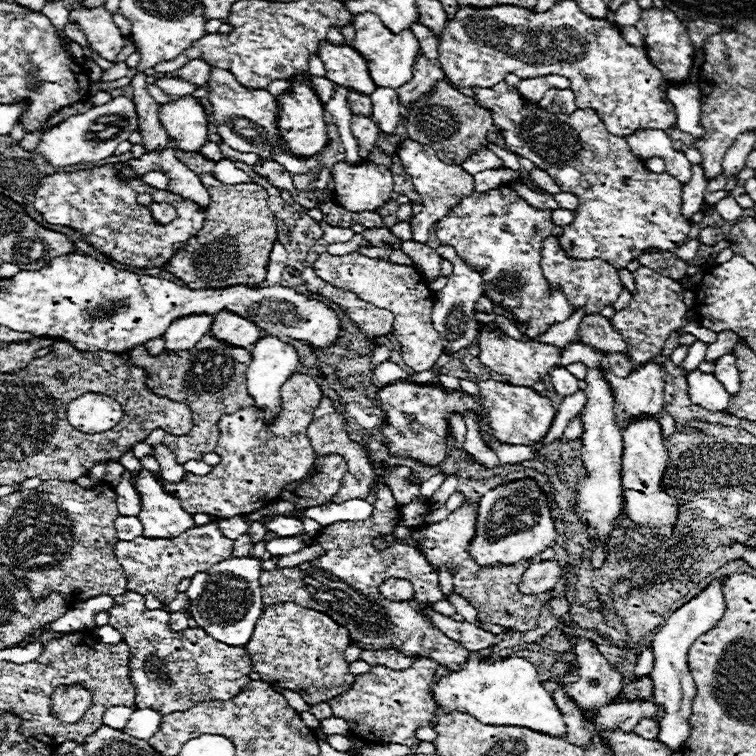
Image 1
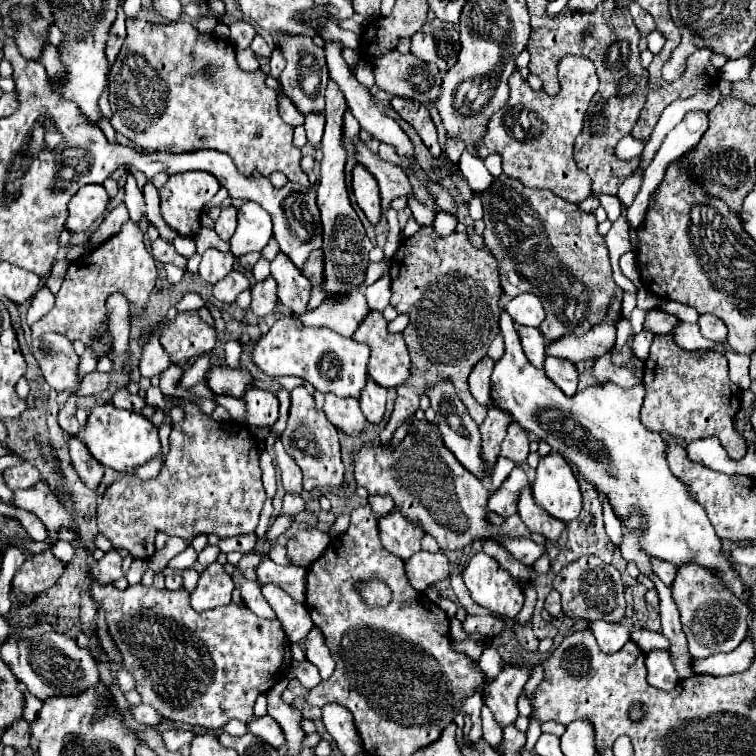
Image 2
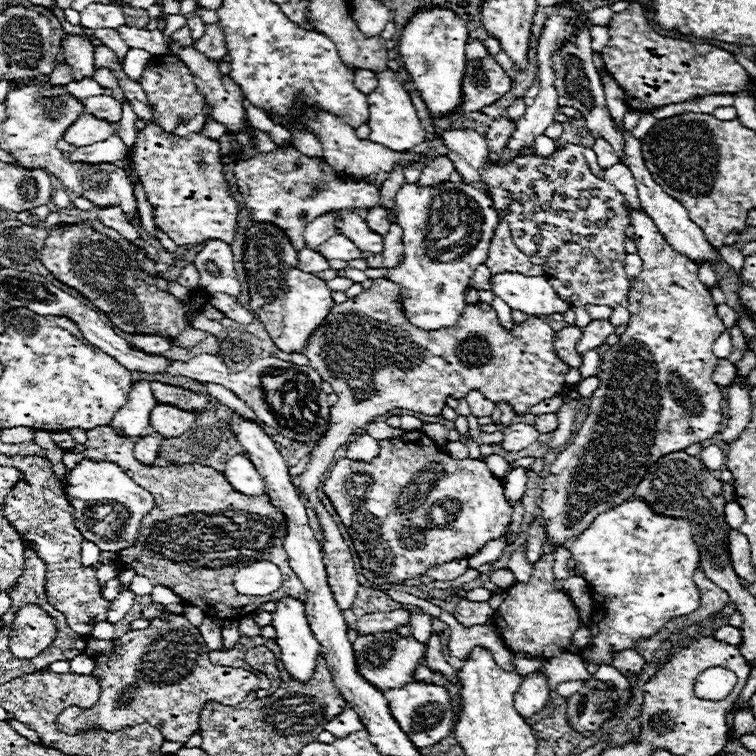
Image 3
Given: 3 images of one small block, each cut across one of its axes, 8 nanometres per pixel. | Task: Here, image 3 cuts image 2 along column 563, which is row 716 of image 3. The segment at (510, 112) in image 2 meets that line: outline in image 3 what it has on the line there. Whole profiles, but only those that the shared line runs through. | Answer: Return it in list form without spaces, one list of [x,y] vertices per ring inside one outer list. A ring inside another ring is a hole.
[[[164,616],[154,620],[146,630],[138,632],[126,632],[118,640],[114,640],[114,652],[108,656],[94,656],[96,668],[92,676],[100,684],[100,698],[90,710],[80,710],[80,708],[68,708],[58,716],[60,728],[64,732],[82,732],[88,728],[102,728],[106,732],[116,732],[124,726],[134,726],[134,724],[152,724],[156,730],[164,734],[166,740],[170,742],[180,742],[186,744],[188,738],[198,730],[198,716],[200,708],[206,702],[222,702],[226,706],[240,704],[250,690],[258,690],[260,678],[248,670],[242,668],[224,668],[224,666],[214,666],[208,660],[208,648],[204,644],[204,638],[196,626],[192,626],[184,616]]]

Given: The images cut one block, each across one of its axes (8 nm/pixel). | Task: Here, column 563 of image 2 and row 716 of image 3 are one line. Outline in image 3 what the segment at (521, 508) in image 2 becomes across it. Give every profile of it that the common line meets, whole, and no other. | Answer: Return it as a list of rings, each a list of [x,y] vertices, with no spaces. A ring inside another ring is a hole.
[[[528,674],[514,696],[516,712],[520,712],[520,716],[528,720],[540,710],[544,710],[548,698],[548,678],[544,678],[544,674]]]

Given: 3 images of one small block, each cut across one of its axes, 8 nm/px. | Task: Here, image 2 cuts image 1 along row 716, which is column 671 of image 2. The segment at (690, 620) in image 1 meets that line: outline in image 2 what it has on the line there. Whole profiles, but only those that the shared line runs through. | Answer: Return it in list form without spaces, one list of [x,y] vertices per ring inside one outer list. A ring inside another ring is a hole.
[[[652,650],[646,654],[646,672],[648,672],[648,684],[658,690],[672,690],[678,684],[678,672],[670,660],[668,652]]]

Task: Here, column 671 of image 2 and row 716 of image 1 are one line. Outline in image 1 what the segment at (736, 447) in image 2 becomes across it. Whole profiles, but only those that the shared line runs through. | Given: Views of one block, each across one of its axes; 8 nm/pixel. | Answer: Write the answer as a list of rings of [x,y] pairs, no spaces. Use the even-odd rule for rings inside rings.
[[[418,658],[410,668],[400,672],[372,666],[370,672],[356,678],[348,692],[332,698],[328,704],[332,706],[332,714],[344,718],[350,732],[364,742],[416,746],[418,740],[414,738],[414,732],[428,726],[438,710],[430,690],[436,668],[438,664],[428,658]]]

